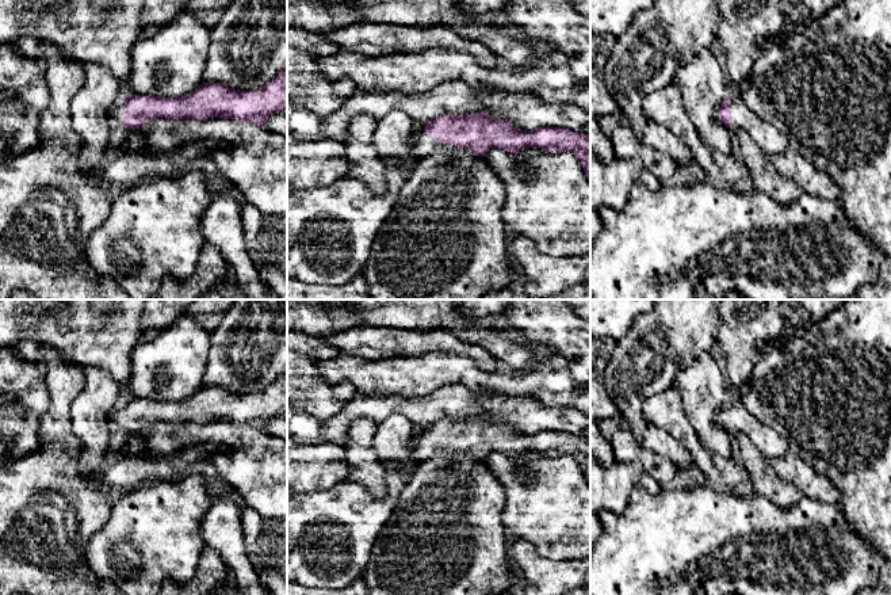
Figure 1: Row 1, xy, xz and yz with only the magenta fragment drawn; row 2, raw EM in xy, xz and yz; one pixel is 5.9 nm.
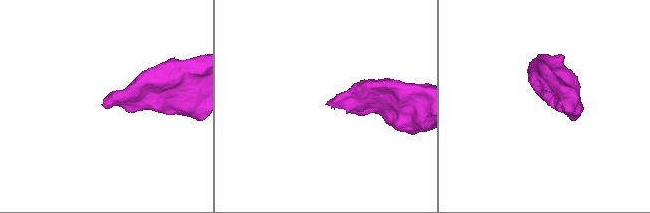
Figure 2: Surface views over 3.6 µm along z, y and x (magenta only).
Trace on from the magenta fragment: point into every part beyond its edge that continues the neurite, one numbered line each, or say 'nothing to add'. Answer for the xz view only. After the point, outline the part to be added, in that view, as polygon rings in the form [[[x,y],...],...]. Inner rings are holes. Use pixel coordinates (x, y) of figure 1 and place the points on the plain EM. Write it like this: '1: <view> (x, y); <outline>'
1: xz (331, 534); [[[424,432],[412,440],[412,459],[414,469],[404,472],[394,461],[383,462],[387,470],[387,493],[385,497],[372,496],[367,488],[356,481],[341,481],[326,491],[313,493],[287,493],[287,581],[317,588],[344,588],[363,575],[370,561],[372,546],[389,520],[404,488],[410,481],[417,466],[433,457],[460,457],[467,451],[456,451],[452,447],[441,449],[425,438]]]

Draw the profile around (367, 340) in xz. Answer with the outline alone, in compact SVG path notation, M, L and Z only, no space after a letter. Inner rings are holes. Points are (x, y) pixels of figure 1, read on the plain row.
M362 325L339 331L324 337L325 342L339 348L343 355L356 358L391 358L391 356L418 356L425 352L443 352L452 355L466 355L483 371L496 371L497 358L478 344L470 343L463 333L446 328L432 329L405 329L394 327Z

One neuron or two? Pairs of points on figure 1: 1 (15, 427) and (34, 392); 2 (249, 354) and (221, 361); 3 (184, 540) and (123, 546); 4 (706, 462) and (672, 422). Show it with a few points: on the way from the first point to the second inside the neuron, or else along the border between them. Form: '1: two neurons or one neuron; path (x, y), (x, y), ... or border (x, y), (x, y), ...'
1: one neuron; path (25, 422), (29, 419), (30, 401)
2: one neuron; path (243, 359), (228, 361)
3: one neuron; path (169, 540), (148, 540), (138, 546)
4: one neuron; path (699, 453), (681, 431)

